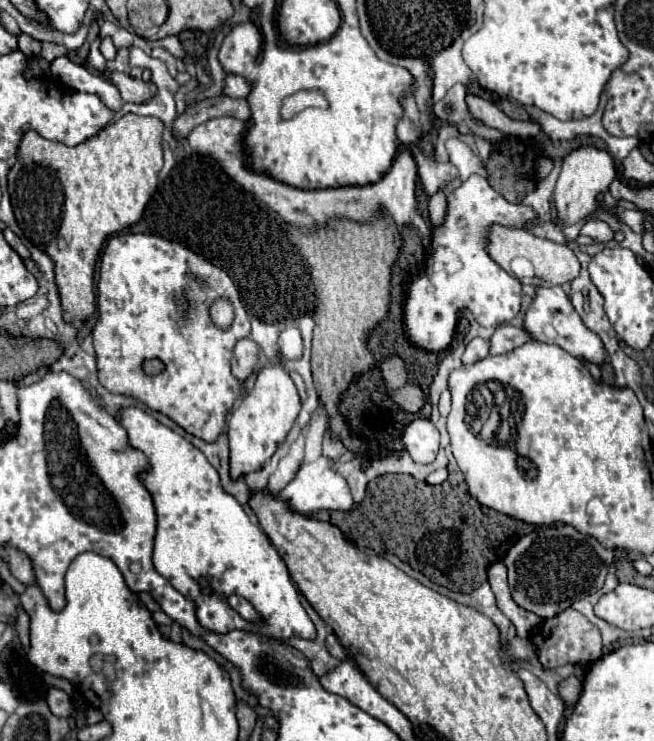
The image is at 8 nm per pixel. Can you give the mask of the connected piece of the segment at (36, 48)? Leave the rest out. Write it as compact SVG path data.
M19 35L19 51L23 51L27 57L31 57L33 53L39 53L41 51L41 43L35 41L29 35Z

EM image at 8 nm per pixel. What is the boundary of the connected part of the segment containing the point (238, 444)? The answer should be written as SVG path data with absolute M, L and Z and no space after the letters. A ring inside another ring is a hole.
M267 365L255 379L255 387L247 391L239 407L231 411L231 421L227 425L229 437L229 473L231 479L239 479L251 471L263 469L263 465L273 457L277 447L285 441L301 409L301 401L291 381L289 373L279 365Z

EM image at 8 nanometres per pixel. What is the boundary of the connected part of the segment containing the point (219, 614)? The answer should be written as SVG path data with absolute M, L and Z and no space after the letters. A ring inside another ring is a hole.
M137 407L123 409L119 421L127 429L131 445L141 449L151 461L151 469L141 475L141 481L153 495L157 509L155 569L179 593L197 603L199 623L215 633L245 629L281 641L291 637L315 639L315 625L299 601L297 587L283 559L239 501L219 489L219 475L205 455ZM199 577L207 577L215 593L201 593ZM233 593L253 605L259 621L247 621L227 605L227 597Z

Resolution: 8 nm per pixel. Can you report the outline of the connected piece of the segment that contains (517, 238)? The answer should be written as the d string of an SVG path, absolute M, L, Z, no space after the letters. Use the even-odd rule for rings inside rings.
M491 225L487 233L487 253L507 273L511 273L521 283L529 283L533 287L563 285L567 281L573 281L579 275L579 261L569 247L557 245L547 239L539 239L531 235L527 229ZM524 263L529 263L531 266L524 266Z

